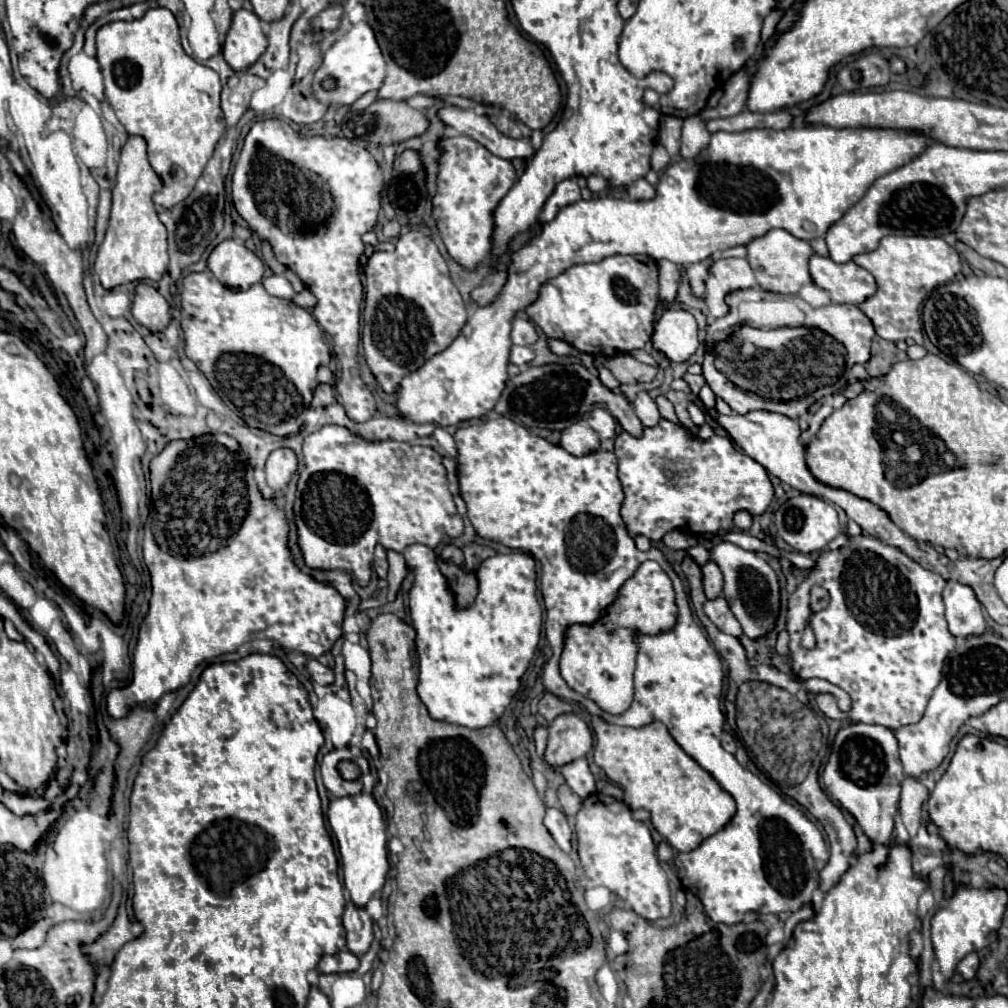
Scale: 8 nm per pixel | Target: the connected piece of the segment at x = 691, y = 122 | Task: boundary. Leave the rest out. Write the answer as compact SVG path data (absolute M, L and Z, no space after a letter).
M700 115L684 119L681 131L681 155L697 157L697 153L709 144L710 136L706 129L706 122Z

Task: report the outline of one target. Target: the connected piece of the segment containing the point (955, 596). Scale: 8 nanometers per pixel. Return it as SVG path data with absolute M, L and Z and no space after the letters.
M947 581L947 587L943 591L943 601L947 609L945 617L949 629L957 639L963 639L967 635L977 635L987 629L981 603L977 601L977 595L969 585Z

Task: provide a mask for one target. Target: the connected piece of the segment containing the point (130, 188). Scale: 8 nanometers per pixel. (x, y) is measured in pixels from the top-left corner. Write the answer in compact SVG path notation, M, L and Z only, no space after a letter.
M129 135L127 143L121 149L117 183L113 187L113 207L111 207L109 227L93 267L105 289L139 279L159 281L161 275L167 271L167 263L169 263L167 229L159 221L155 203L151 199L153 193L159 189L161 189L161 179L149 165L145 139L139 135Z

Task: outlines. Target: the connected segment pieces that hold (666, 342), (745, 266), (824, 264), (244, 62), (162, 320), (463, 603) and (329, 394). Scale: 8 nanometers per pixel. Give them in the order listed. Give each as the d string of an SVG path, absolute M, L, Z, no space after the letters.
M665 309L659 317L653 337L653 349L673 363L687 361L699 347L697 323L685 309Z
M717 259L709 267L703 301L713 317L723 317L729 311L729 307L725 305L725 295L749 287L757 287L757 281L747 259Z
M811 255L809 273L815 285L829 291L833 303L859 305L877 291L873 275L853 261L835 263L831 257Z
M249 9L233 13L231 29L223 45L223 57L235 71L247 71L267 49L267 37L259 17Z
M139 283L133 299L133 317L149 331L163 331L171 321L169 303L155 287Z
M437 559L442 574L447 578L449 589L454 594L457 609L469 609L475 603L477 597L477 579L475 573L469 573L465 569Z
M317 385L311 407L327 407L331 403L335 403L335 393L333 393L331 385Z

